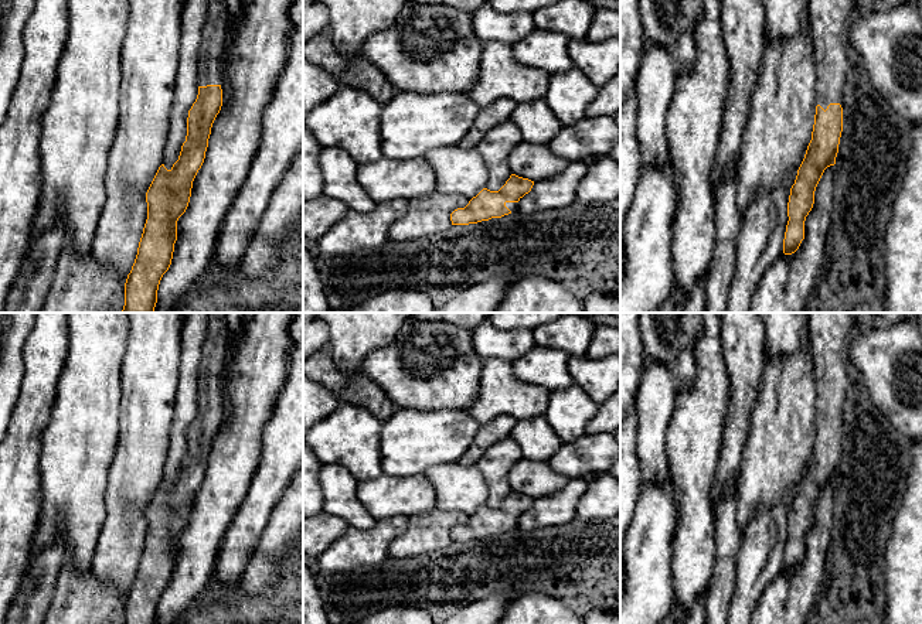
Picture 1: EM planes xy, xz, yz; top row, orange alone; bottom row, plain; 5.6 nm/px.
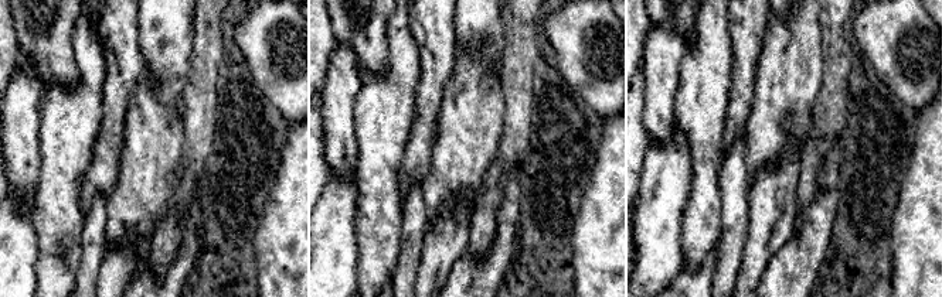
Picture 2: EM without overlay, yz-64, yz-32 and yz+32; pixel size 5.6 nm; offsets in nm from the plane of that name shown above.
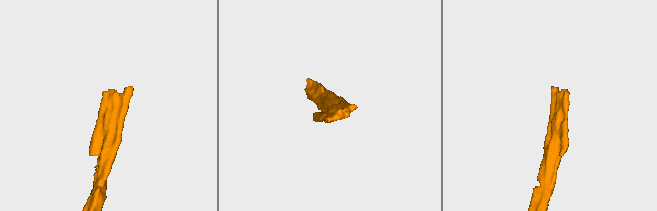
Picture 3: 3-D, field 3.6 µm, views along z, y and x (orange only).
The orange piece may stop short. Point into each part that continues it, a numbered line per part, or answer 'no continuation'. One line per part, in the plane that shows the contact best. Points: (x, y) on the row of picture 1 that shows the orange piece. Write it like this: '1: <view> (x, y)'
1: yz (829, 19)

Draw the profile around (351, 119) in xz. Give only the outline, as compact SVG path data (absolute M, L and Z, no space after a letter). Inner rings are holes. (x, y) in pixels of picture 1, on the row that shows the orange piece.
M340 86L303 123L321 147L340 147L357 164L375 163L381 153L382 105L363 91Z

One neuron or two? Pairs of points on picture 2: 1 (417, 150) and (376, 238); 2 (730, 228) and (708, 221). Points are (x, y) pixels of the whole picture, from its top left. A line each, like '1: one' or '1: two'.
1: two
2: two

